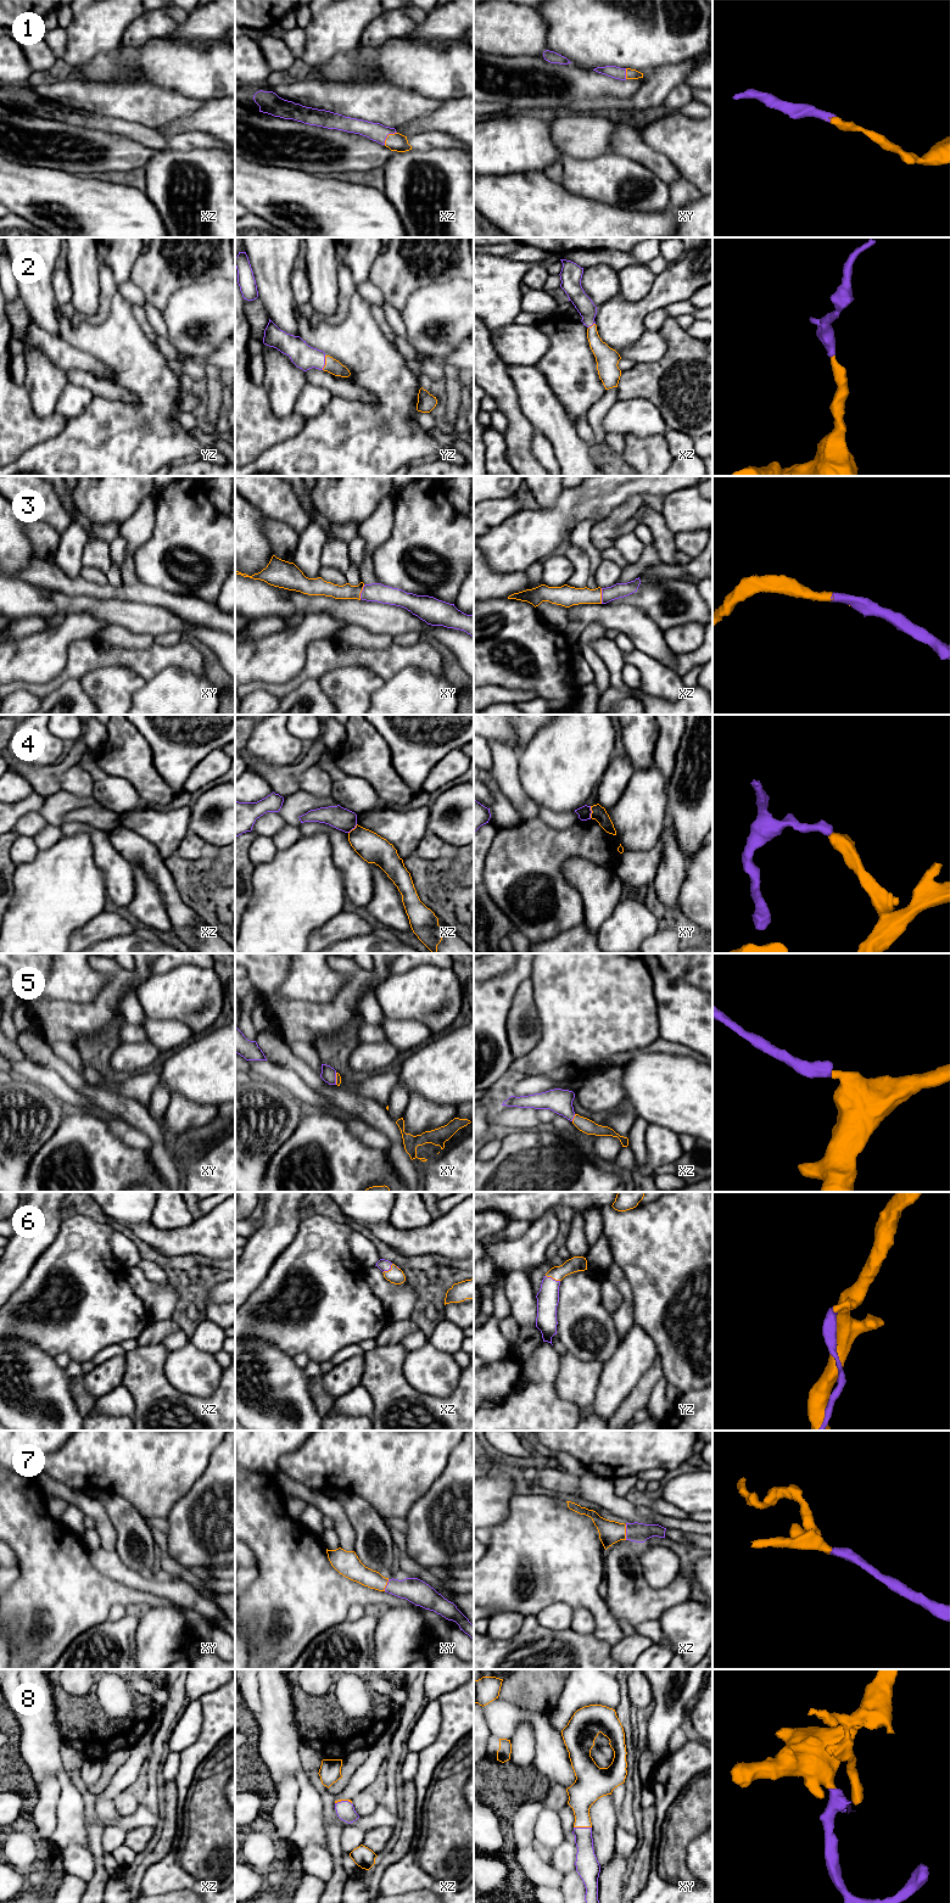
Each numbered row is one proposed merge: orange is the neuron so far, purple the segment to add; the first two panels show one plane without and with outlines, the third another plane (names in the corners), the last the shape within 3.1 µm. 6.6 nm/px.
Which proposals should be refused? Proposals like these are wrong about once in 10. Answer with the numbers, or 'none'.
4

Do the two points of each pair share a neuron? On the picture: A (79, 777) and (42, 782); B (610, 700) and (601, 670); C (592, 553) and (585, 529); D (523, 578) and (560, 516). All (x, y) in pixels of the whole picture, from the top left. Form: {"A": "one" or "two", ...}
{"A": "two", "B": "two", "C": "one", "D": "two"}

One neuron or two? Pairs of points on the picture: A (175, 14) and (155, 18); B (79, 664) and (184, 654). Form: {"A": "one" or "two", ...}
{"A": "two", "B": "one"}

